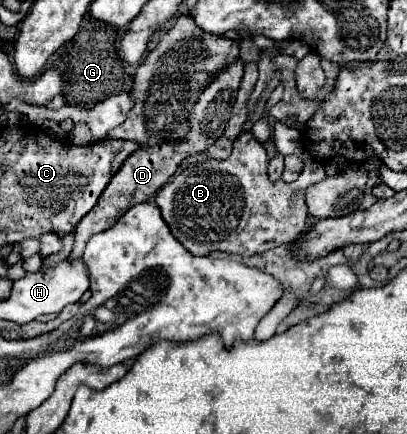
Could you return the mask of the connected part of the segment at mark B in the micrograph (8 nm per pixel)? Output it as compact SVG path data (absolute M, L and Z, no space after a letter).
M242 132L232 148L230 158L214 160L214 158L198 158L198 162L184 164L174 178L162 186L156 194L156 204L162 212L162 218L172 230L172 236L194 256L208 256L210 252L232 252L242 256L252 256L276 248L280 244L290 244L298 238L302 230L306 230L306 204L304 190L327 177L322 164L306 166L296 182L270 182L268 180L268 154L264 146L254 138L252 132Z

